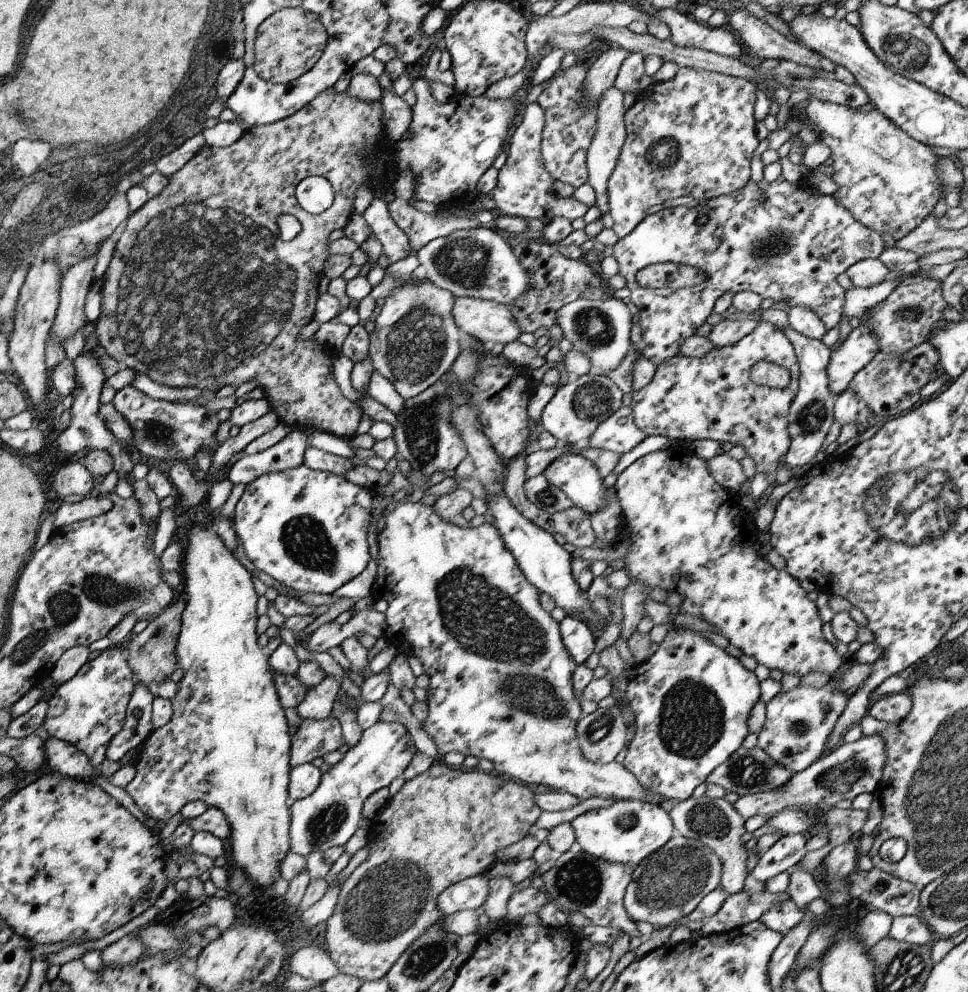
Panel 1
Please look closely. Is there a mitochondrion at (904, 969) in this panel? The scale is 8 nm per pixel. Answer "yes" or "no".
yes

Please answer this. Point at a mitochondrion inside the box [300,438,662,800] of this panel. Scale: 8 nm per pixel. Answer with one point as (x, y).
(480, 617)

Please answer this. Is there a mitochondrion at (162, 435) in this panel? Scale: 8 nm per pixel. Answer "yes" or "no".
yes

